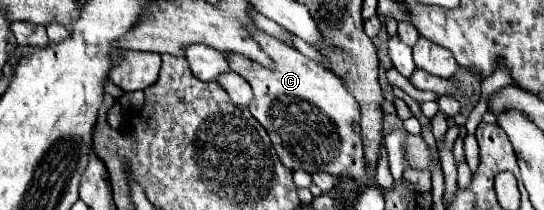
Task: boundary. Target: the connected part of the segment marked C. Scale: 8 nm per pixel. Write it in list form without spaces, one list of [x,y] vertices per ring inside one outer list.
[[[249,26],[249,32],[273,60],[273,66],[265,68],[259,62],[233,52],[225,52],[225,56],[229,58],[233,72],[251,84],[253,102],[249,104],[249,112],[267,130],[283,166],[305,172],[323,170],[329,174],[369,178],[361,144],[359,106],[343,82],[293,46],[269,36],[257,26]]]

